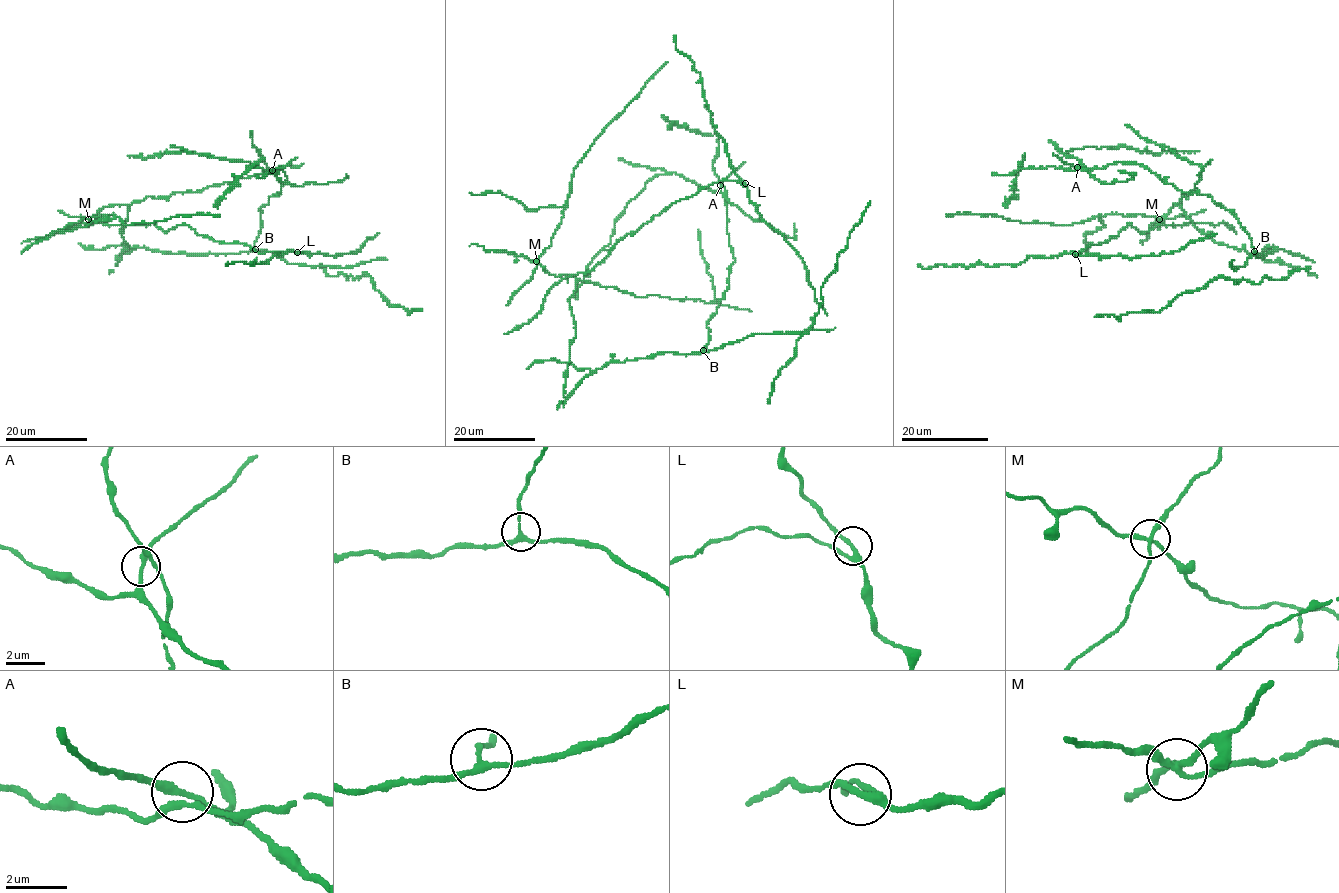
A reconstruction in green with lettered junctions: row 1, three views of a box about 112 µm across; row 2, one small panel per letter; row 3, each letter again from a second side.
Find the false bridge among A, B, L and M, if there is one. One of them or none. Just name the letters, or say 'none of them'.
M

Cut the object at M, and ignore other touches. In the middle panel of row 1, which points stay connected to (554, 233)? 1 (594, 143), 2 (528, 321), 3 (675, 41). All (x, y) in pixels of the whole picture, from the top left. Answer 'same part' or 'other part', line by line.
1: same part
2: other part
3: other part

